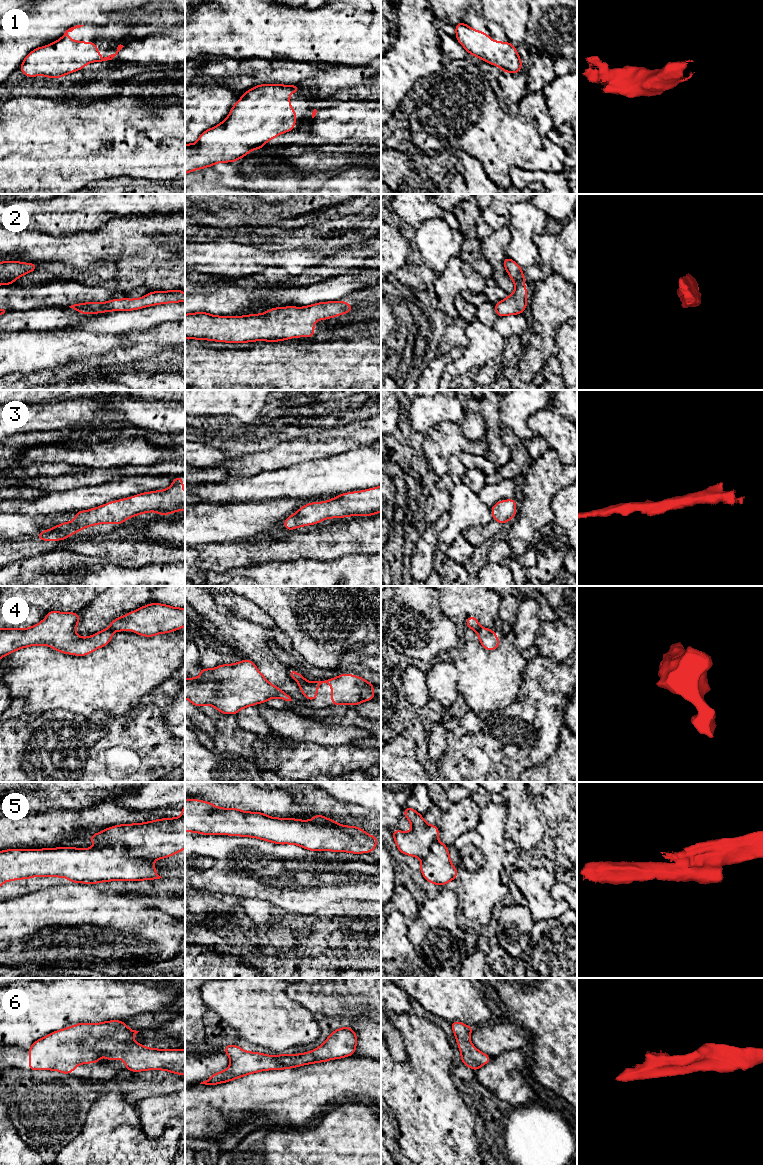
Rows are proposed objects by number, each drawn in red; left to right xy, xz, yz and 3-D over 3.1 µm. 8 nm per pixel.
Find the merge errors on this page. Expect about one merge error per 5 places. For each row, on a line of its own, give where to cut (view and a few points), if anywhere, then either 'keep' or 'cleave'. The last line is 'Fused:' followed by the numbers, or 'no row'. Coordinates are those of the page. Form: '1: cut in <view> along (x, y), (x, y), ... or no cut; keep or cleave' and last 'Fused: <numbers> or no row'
1: no cut; keep
2: no cut; keep
3: no cut; keep
4: no cut; keep
5: cut in xy along (105, 843), (122, 842), (129, 854), (151, 860); cleave
6: no cut; keep
Fused: 5

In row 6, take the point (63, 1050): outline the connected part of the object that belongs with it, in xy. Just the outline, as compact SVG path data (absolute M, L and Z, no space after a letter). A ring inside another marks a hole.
M106 1021L95 1024L78 1023L74 1026L55 1031L34 1042L29 1050L29 1071L56 1070L63 1074L69 1074L79 1064L100 1063L99 1056L103 1054L105 1060L124 1059L127 1071L140 1072L143 1070L166 1070L170 1073L185 1075L185 1049L153 1049L146 1048L142 1044L135 1043L133 1037L139 1031L129 1029L124 1021Z

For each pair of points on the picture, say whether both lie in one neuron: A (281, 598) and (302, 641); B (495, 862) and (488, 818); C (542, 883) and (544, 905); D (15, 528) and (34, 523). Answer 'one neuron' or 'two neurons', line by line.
A: one neuron
B: one neuron
C: one neuron
D: one neuron

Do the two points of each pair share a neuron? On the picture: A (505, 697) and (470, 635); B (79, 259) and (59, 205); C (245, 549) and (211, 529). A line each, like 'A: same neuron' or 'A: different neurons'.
A: same neuron
B: different neurons
C: different neurons

